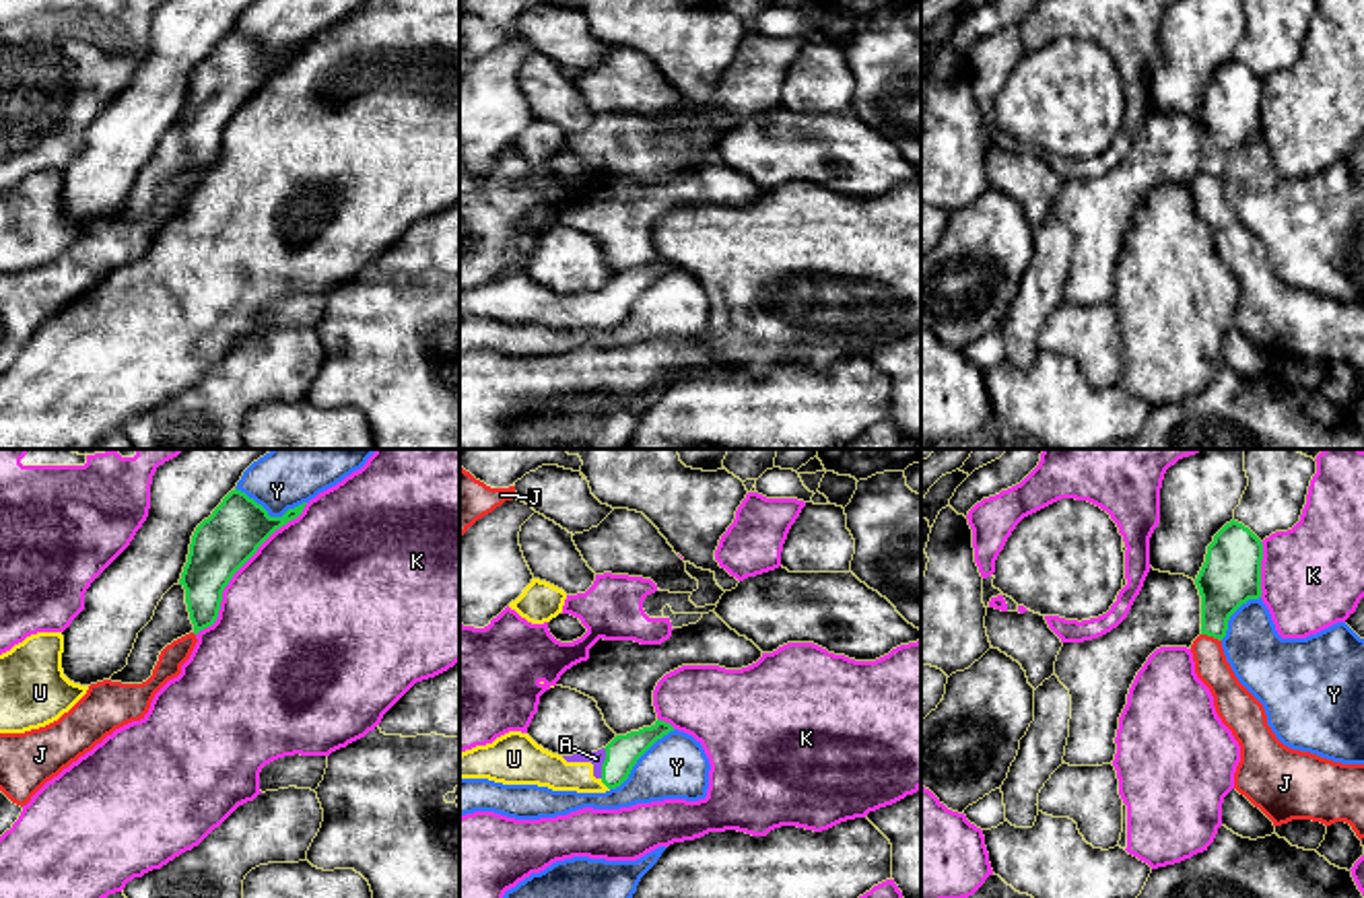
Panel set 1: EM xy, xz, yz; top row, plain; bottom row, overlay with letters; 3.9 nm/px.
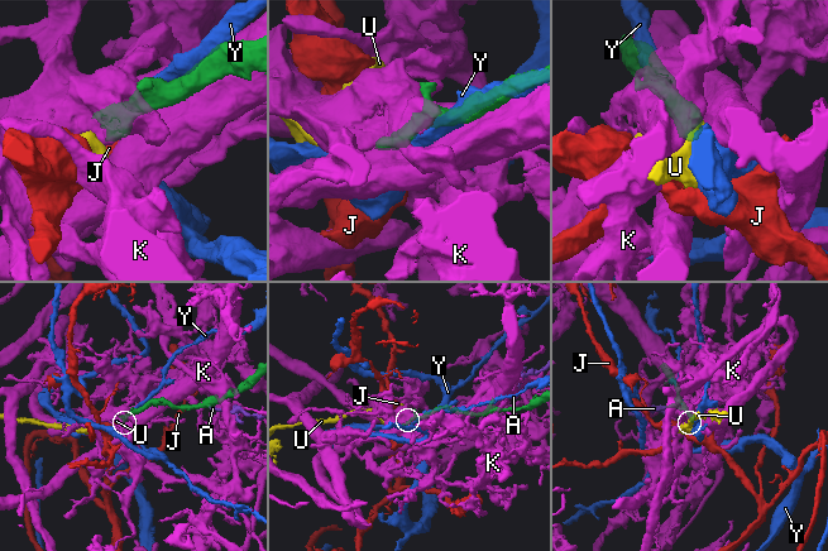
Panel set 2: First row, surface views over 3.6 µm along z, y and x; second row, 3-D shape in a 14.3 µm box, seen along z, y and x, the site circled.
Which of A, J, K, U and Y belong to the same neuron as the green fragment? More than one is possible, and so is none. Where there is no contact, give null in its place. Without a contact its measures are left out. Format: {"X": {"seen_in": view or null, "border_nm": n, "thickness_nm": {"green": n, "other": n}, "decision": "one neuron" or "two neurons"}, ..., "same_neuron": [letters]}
{"A": {"seen_in": "xz", "border_nm": 120, "thickness_nm": {"green": 130, "other": 60}, "decision": "two neurons"}, "J": {"seen_in": "yz", "border_nm": 90, "thickness_nm": {"green": 240, "other": 130}, "decision": "two neurons"}, "K": {"seen_in": "xy", "border_nm": 700, "thickness_nm": {"green": 240, "other": 500}, "decision": "two neurons"}, "U": {"seen_in": "xz", "border_nm": 60, "thickness_nm": {"green": 130, "other": 140}, "decision": "one neuron"}, "Y": {"seen_in": "xy", "border_nm": 280, "thickness_nm": {"green": 240, "other": 190}, "decision": "two neurons"}, "same_neuron": ["U"]}

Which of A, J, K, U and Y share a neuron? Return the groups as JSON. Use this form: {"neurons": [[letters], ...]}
{"neurons": [["A", "K"], ["J"], ["U"], ["Y"]]}

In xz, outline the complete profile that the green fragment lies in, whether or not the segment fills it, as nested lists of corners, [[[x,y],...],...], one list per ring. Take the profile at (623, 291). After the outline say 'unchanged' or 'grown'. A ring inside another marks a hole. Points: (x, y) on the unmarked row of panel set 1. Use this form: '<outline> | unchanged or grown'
[[[666,260],[616,274],[604,288],[602,315],[591,301],[567,301],[538,284],[527,272],[509,270],[492,282],[459,292],[459,317],[488,317],[503,323],[538,323],[552,330],[606,332],[620,325],[637,299],[663,274],[674,270]]] | grown

